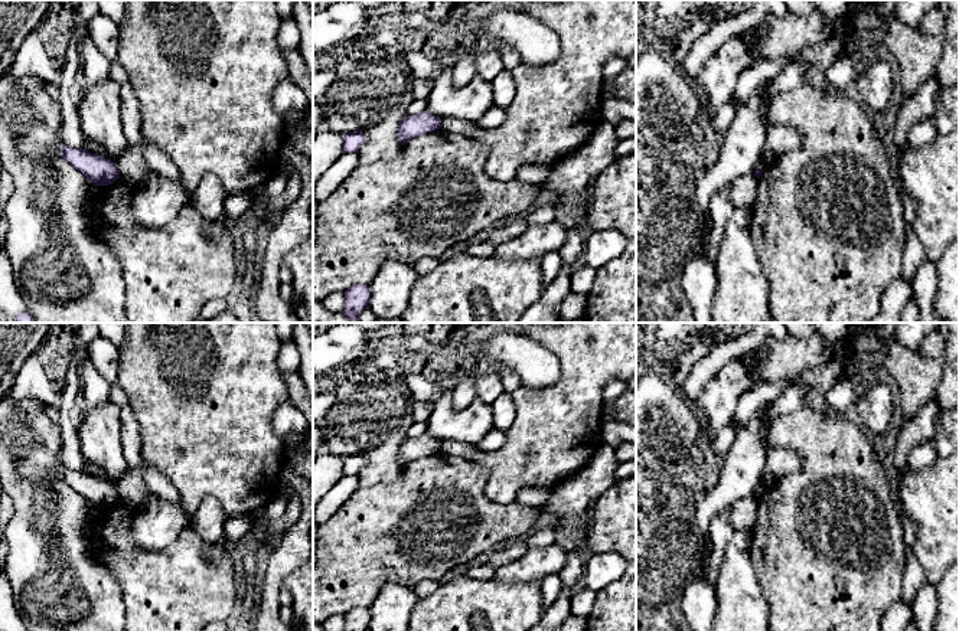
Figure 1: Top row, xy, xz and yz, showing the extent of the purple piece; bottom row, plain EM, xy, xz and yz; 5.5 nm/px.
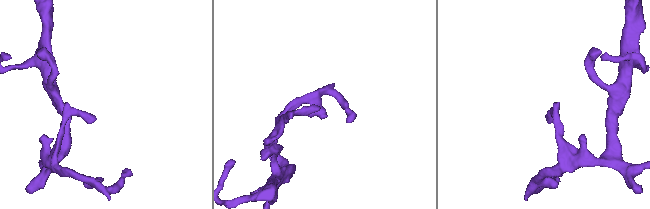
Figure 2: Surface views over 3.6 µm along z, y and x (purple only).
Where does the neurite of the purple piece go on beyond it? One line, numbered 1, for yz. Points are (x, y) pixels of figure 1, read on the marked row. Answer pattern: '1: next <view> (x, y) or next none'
1: next none

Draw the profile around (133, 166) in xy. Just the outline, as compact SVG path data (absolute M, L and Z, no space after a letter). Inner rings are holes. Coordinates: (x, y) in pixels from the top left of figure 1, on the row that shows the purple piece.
M131 146L128 153L117 161L117 167L120 177L125 182L138 182L151 171L141 146Z

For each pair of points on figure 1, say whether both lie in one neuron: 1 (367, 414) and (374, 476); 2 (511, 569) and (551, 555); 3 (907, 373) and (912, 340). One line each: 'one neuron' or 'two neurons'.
1: one neuron
2: one neuron
3: two neurons

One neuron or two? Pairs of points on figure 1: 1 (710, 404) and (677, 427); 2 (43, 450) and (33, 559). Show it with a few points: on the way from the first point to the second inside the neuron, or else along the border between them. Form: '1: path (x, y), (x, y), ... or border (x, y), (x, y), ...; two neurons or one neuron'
1: border (694, 402), (701, 417), (704, 432); two neurons
2: path (39, 477), (39, 532); one neuron

